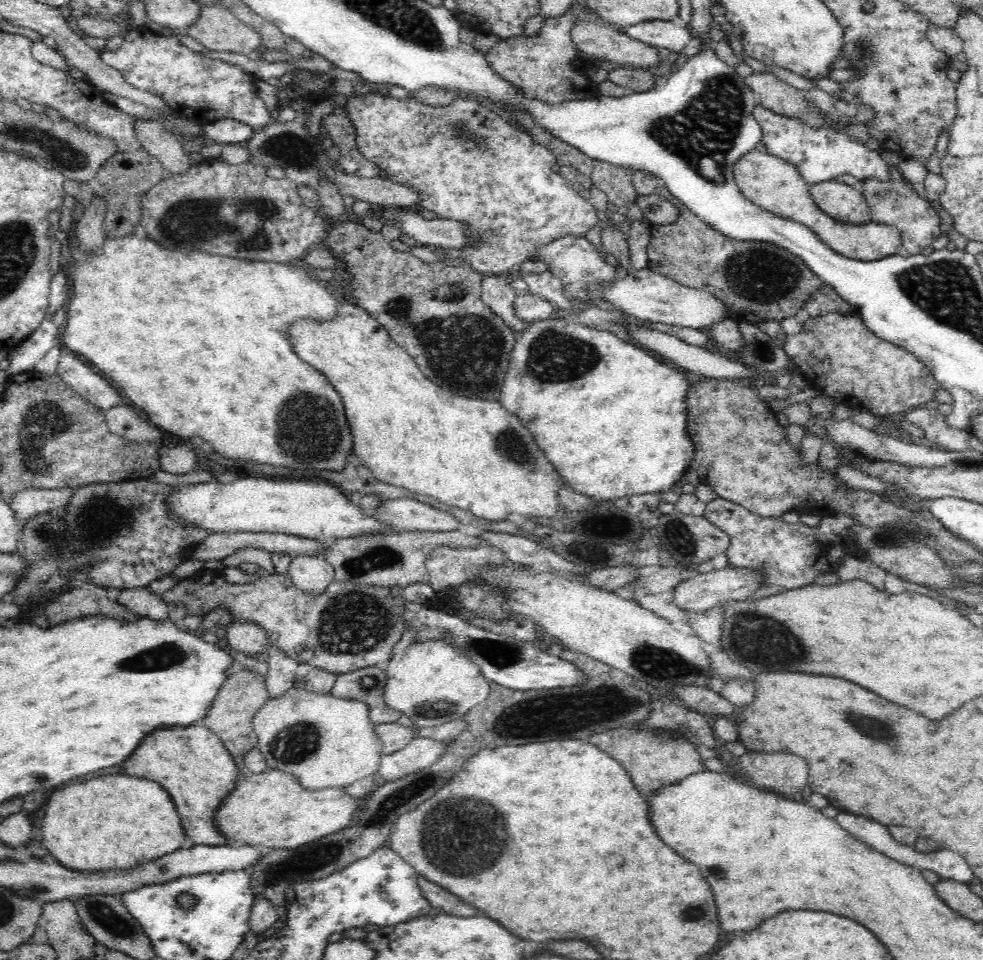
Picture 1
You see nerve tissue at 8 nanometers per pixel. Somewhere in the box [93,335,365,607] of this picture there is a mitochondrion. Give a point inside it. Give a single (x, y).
(300, 433)

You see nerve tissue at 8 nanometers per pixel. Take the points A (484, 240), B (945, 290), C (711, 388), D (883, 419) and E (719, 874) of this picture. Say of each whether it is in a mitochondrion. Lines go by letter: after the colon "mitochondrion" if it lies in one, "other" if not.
A: other
B: mitochondrion
C: other
D: other
E: mitochondrion

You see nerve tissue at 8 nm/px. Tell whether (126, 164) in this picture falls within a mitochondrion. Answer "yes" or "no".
no

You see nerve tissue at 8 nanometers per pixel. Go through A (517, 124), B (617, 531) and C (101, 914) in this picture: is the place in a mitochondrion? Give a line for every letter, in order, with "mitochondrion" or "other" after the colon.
A: other
B: other
C: mitochondrion

